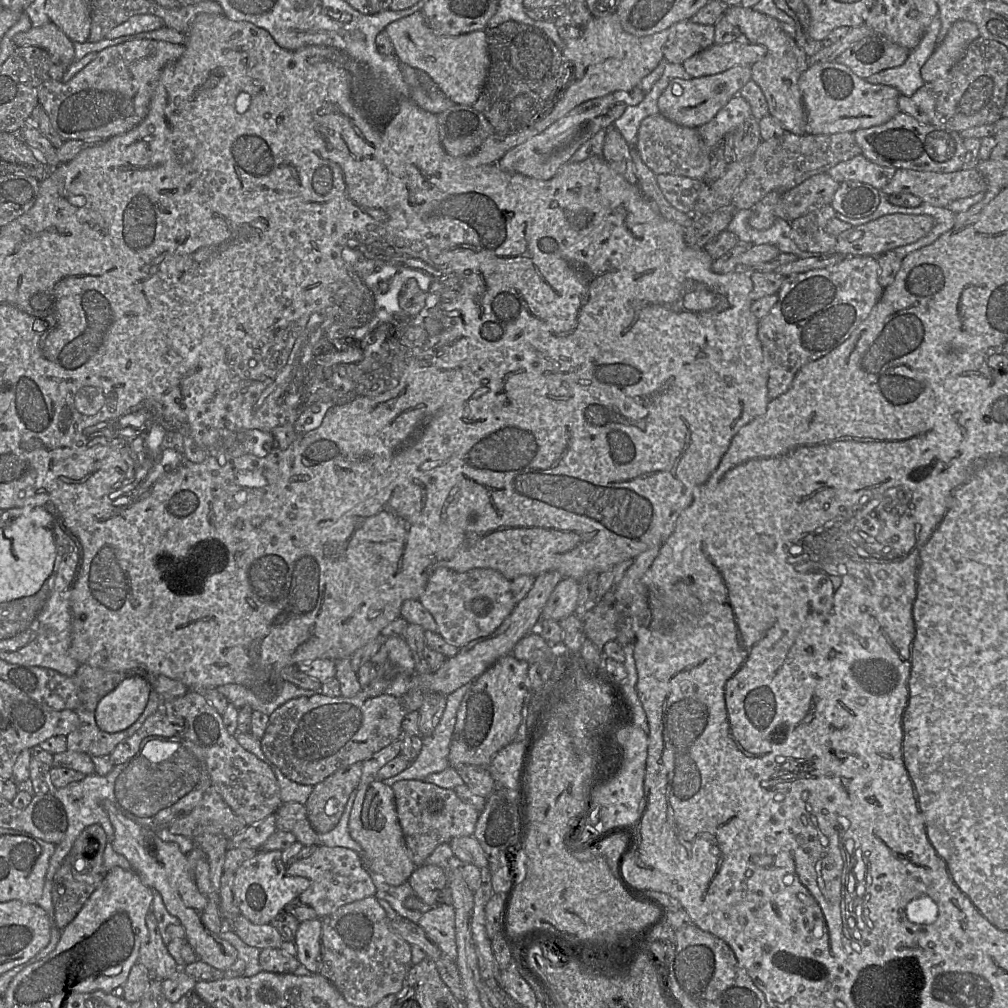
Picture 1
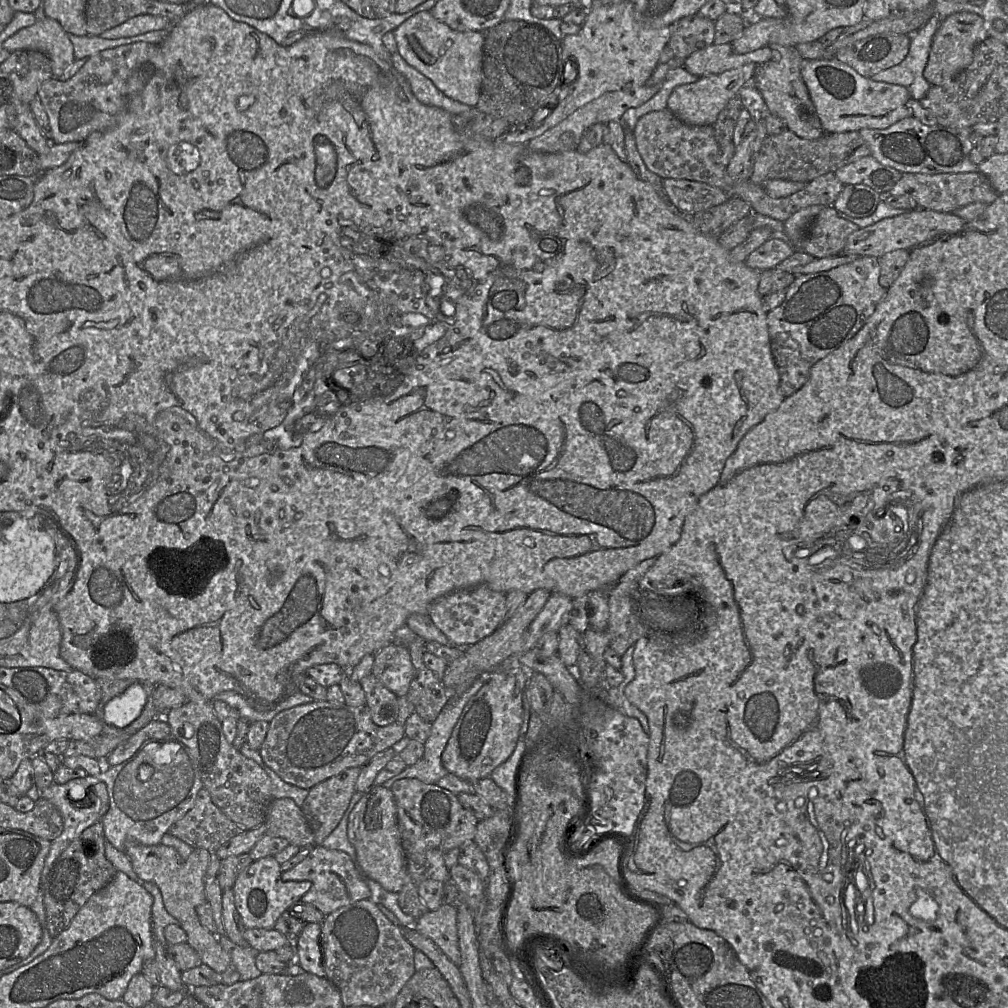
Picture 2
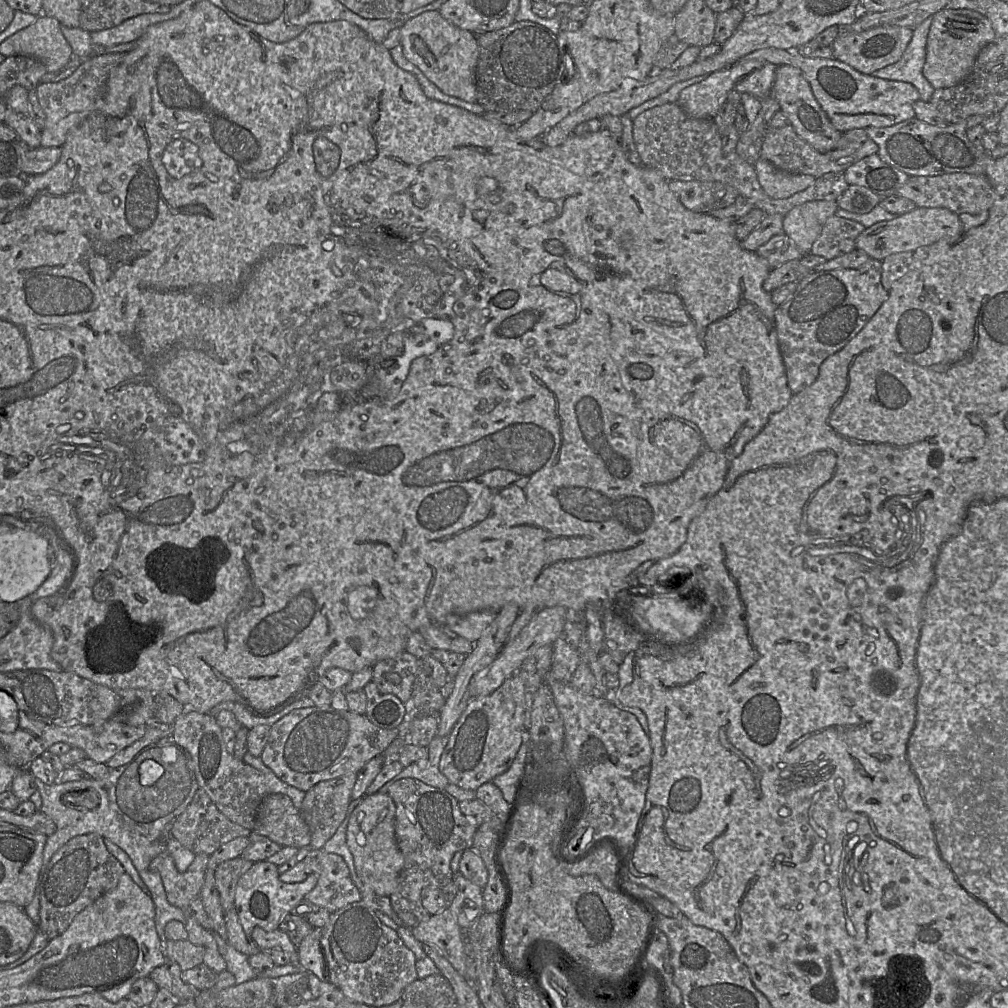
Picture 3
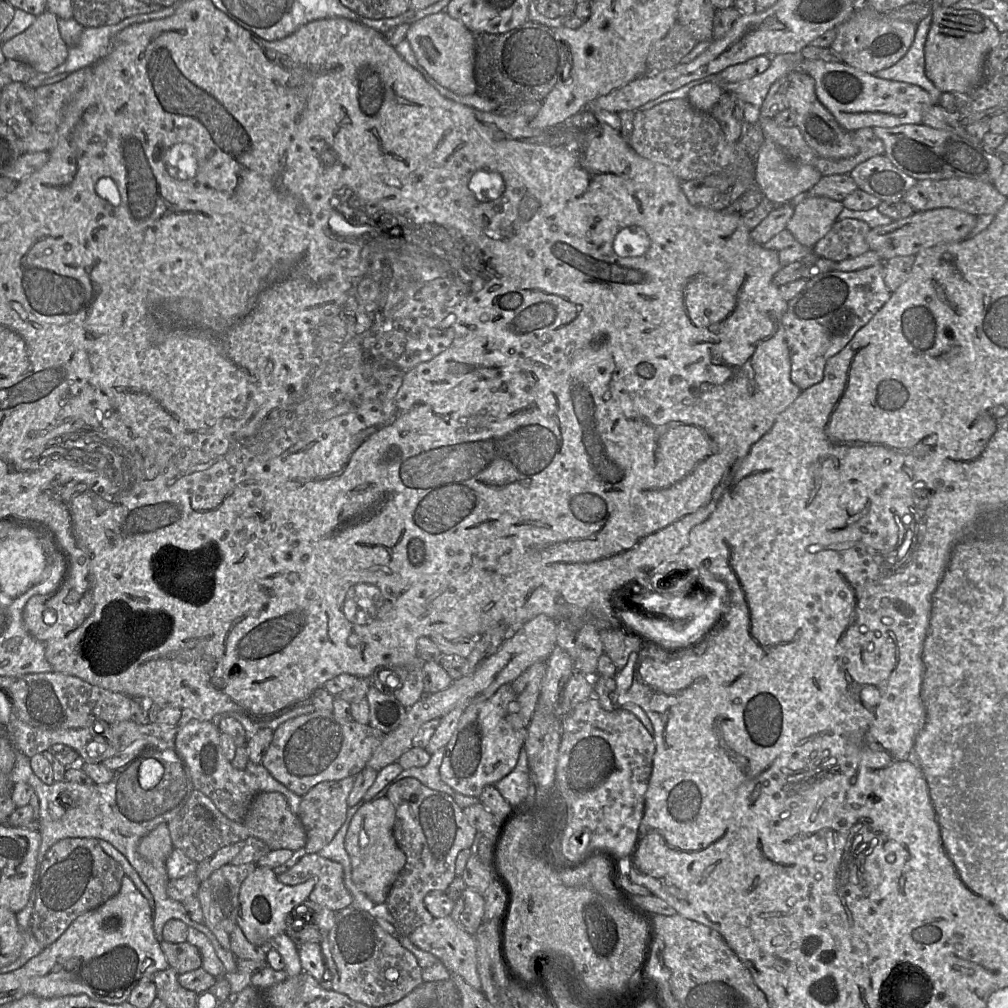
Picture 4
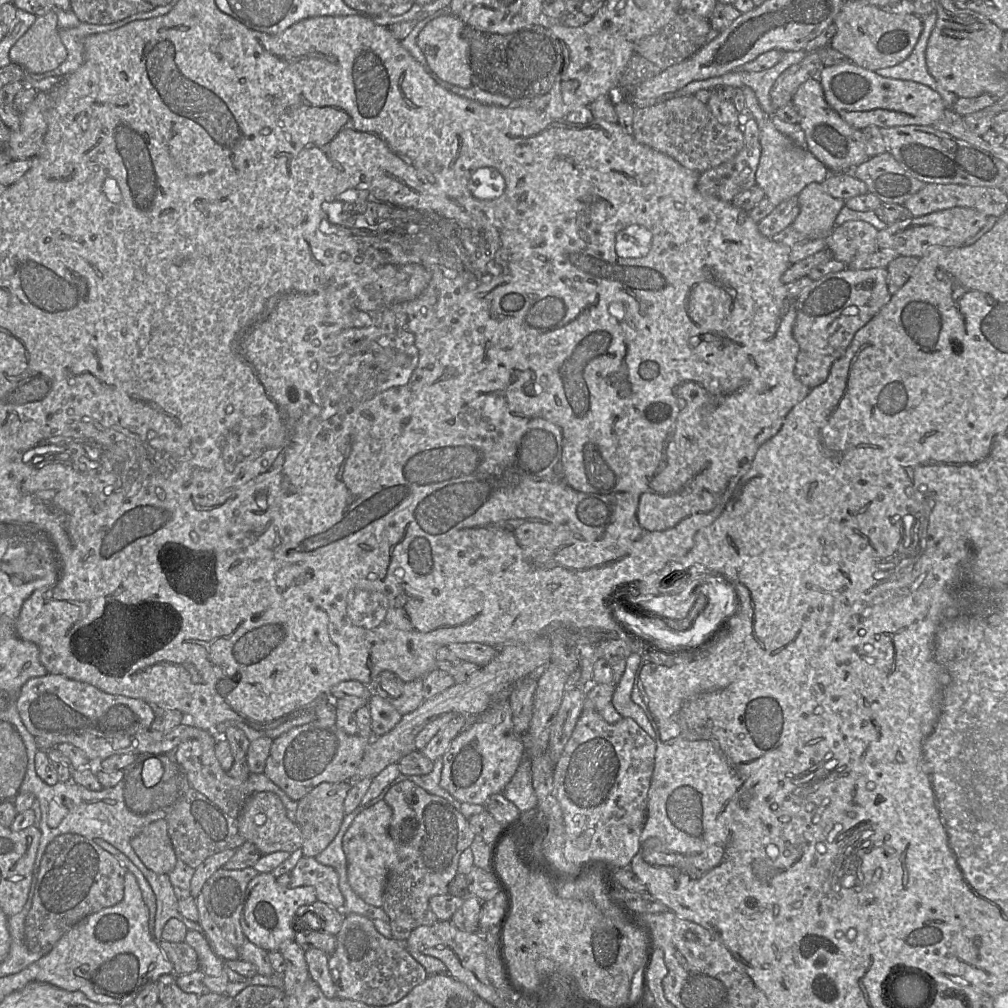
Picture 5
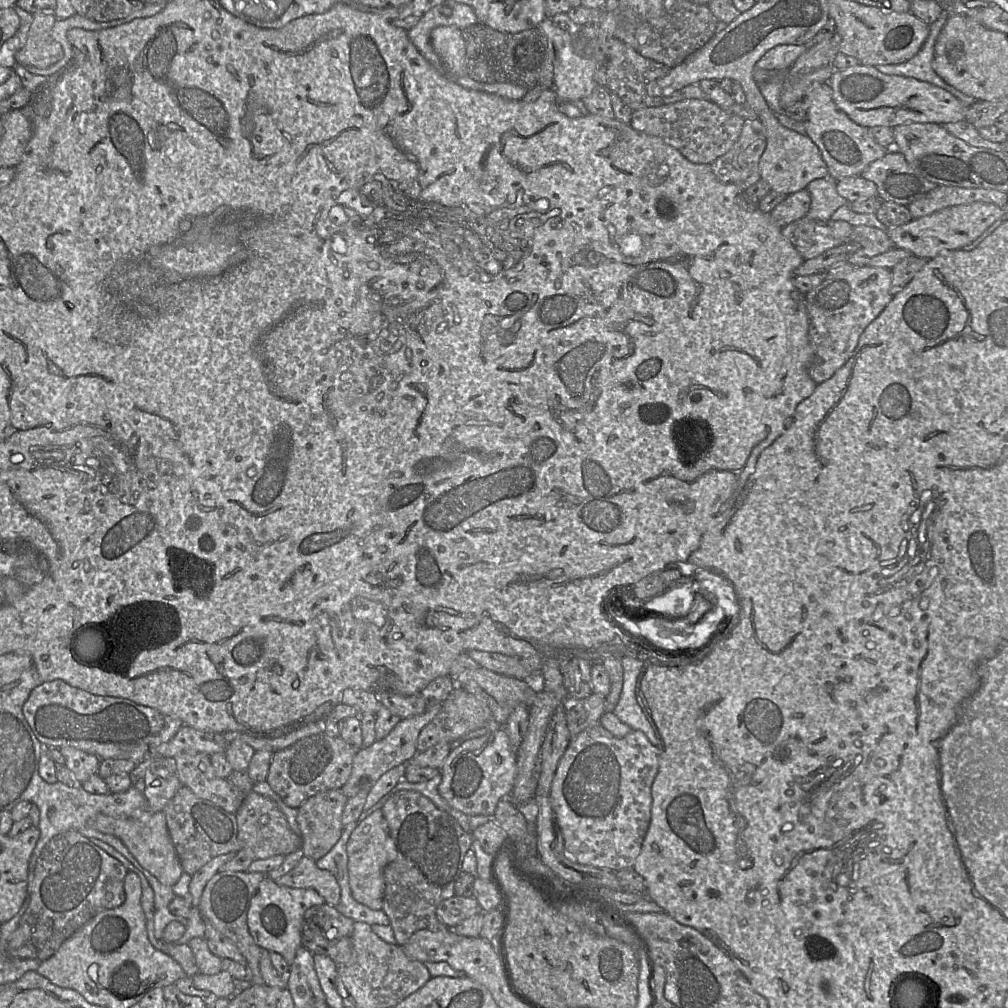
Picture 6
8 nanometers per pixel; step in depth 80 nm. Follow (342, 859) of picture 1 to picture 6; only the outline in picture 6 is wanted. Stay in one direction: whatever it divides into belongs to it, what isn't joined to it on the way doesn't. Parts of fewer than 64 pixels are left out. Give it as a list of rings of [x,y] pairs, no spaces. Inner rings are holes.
[[[305,856],[290,872],[274,881],[280,886],[314,889],[334,907],[340,902],[340,886],[334,875],[320,869],[314,860]]]

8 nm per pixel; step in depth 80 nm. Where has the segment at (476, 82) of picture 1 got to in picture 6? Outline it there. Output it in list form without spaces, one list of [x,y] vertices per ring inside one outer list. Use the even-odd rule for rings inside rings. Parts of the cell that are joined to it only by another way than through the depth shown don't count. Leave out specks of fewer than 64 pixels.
[[[438,26],[430,33],[430,43],[441,58],[447,74],[467,76],[466,44],[462,37],[462,30],[455,26]]]

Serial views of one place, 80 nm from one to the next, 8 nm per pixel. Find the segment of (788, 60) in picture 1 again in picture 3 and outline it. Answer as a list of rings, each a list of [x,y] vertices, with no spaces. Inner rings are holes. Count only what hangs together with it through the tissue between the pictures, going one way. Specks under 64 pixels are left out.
[[[791,65],[778,66],[770,96],[778,101],[780,111],[787,116],[797,135],[815,150],[825,153],[836,147],[842,133],[832,125],[827,114],[821,108],[801,69]]]

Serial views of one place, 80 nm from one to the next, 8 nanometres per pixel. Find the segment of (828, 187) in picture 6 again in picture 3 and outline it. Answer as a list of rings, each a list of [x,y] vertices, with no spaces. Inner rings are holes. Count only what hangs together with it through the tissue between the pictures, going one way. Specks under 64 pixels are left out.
[[[814,200],[794,207],[783,219],[783,233],[803,254],[810,253],[826,220],[835,215],[836,201]]]

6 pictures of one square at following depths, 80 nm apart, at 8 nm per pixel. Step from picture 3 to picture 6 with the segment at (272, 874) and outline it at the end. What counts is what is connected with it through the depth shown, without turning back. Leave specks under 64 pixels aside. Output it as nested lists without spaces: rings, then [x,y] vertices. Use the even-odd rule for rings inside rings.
[[[265,876],[253,895],[247,911],[249,932],[258,946],[279,953],[291,965],[297,950],[303,947],[301,933],[306,910],[324,903],[325,899],[314,889],[280,886]]]

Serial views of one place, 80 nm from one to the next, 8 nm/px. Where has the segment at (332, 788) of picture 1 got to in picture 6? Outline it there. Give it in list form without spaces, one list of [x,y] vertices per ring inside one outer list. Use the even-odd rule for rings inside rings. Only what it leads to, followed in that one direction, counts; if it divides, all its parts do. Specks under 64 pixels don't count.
[[[340,789],[327,790],[310,797],[297,809],[305,857],[317,861],[338,842],[347,799]]]

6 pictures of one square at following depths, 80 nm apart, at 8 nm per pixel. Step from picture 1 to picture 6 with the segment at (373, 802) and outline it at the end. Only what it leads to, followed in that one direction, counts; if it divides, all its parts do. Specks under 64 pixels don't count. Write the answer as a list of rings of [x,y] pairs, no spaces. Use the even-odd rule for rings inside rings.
[[[381,809],[375,810],[358,823],[348,840],[347,855],[349,884],[354,899],[373,910],[381,910],[385,892],[383,870],[397,857],[397,850]]]

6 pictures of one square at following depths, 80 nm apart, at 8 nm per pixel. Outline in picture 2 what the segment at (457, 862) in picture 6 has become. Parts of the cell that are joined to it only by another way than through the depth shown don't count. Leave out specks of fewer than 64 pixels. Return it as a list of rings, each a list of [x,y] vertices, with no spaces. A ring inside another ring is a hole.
[[[405,778],[396,781],[391,791],[397,808],[401,845],[407,859],[406,882],[398,892],[398,903],[404,913],[417,920],[429,911],[418,893],[420,883],[427,879],[443,883],[450,880],[444,856],[449,850],[473,841],[479,821],[461,805],[457,795],[436,784]]]

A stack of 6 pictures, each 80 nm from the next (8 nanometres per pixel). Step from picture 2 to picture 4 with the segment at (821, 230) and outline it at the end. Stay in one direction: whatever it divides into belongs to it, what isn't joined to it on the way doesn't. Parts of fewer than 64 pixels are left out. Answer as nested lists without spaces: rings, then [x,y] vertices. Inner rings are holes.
[[[857,219],[837,220],[813,247],[813,253],[836,263],[870,250],[866,237],[871,227]]]

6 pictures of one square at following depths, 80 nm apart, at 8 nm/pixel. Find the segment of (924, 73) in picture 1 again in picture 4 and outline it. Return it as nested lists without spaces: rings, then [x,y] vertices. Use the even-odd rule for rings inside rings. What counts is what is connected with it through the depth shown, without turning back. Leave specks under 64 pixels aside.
[[[937,7],[927,34],[924,59],[927,78],[943,92],[967,93],[983,81],[983,66],[988,53],[996,46],[1000,33],[985,16],[970,9]]]

